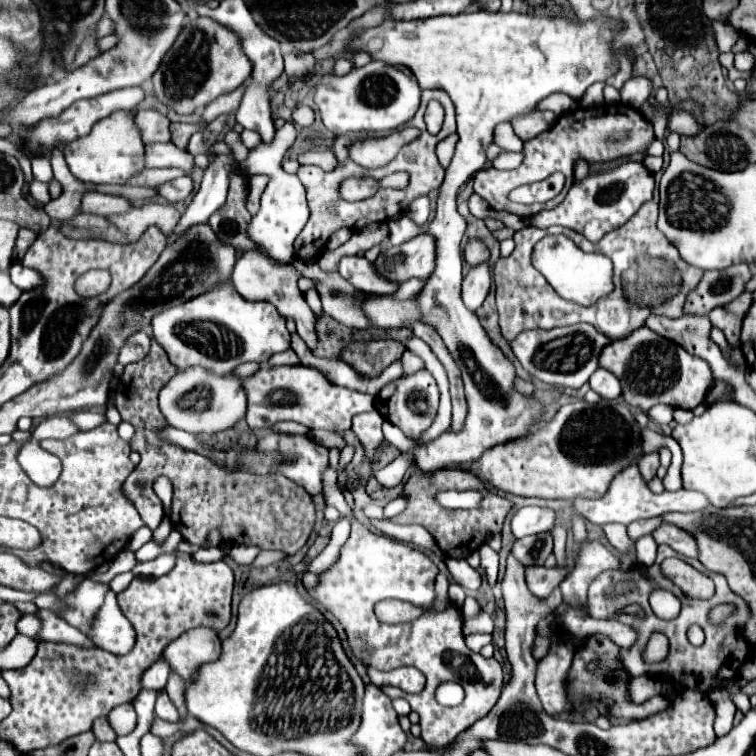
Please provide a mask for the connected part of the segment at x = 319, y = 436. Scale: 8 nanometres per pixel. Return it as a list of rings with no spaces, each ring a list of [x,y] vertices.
[[[315,430],[315,440],[319,443],[322,442],[322,445],[327,449],[338,448],[339,451],[346,446],[346,442],[342,436],[336,435],[334,432],[326,431],[326,430]]]

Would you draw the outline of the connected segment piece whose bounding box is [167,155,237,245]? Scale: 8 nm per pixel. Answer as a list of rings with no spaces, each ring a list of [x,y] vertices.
[[[217,155],[211,161],[211,165],[205,169],[199,191],[195,193],[193,201],[187,205],[187,211],[181,215],[177,227],[167,235],[169,245],[175,243],[175,239],[179,239],[183,231],[191,229],[191,225],[207,223],[207,219],[223,207],[227,197],[227,187],[229,187],[229,173],[231,167],[235,165],[237,161],[233,159],[233,155]]]

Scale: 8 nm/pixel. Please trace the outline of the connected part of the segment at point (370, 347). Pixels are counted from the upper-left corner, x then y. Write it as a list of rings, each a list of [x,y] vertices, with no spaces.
[[[391,339],[369,341],[369,343],[353,343],[341,351],[339,359],[355,367],[359,373],[367,377],[379,375],[387,365],[401,359],[405,347]]]

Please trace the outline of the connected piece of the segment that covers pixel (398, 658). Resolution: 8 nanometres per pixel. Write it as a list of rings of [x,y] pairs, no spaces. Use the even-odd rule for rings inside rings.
[[[329,467],[323,473],[323,485],[325,485],[323,495],[329,505],[345,505],[339,511],[351,519],[351,535],[347,543],[341,547],[341,555],[335,567],[321,575],[321,583],[315,589],[311,589],[309,595],[317,599],[325,609],[329,609],[341,621],[341,625],[349,635],[349,645],[353,653],[363,663],[371,663],[379,671],[391,671],[395,667],[413,665],[427,677],[425,689],[417,695],[409,695],[391,685],[385,685],[381,689],[391,699],[397,697],[407,699],[411,709],[419,713],[421,738],[427,745],[445,747],[461,731],[471,727],[471,723],[475,723],[477,719],[487,715],[487,711],[493,709],[493,705],[501,695],[503,669],[497,659],[493,657],[485,659],[465,645],[463,617],[457,605],[447,603],[443,611],[433,611],[437,599],[433,591],[433,583],[437,575],[435,563],[425,553],[405,543],[399,543],[391,537],[385,537],[381,533],[375,533],[371,527],[361,523],[345,503],[345,497],[343,493],[339,493],[335,481],[337,481],[337,473]],[[381,599],[409,601],[425,609],[425,613],[409,623],[387,625],[381,623],[373,613],[373,603]],[[443,681],[461,683],[461,687],[465,689],[465,701],[461,705],[441,707],[435,701],[435,689]]]

